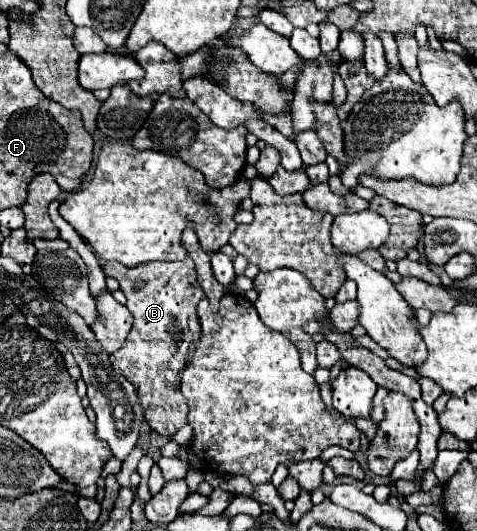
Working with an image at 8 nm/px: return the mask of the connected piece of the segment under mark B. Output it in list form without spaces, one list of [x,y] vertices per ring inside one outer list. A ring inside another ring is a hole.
[[[192,258],[182,262],[148,262],[136,268],[128,268],[120,262],[108,262],[104,266],[106,276],[114,276],[122,284],[126,294],[126,308],[134,316],[132,330],[120,350],[110,354],[112,368],[118,370],[128,382],[134,384],[144,408],[144,420],[154,432],[170,438],[178,428],[186,424],[188,404],[180,392],[180,374],[192,360],[196,340],[200,338],[200,320],[196,314],[198,302],[204,292],[196,280]],[[142,280],[142,288],[136,290],[136,282]]]

